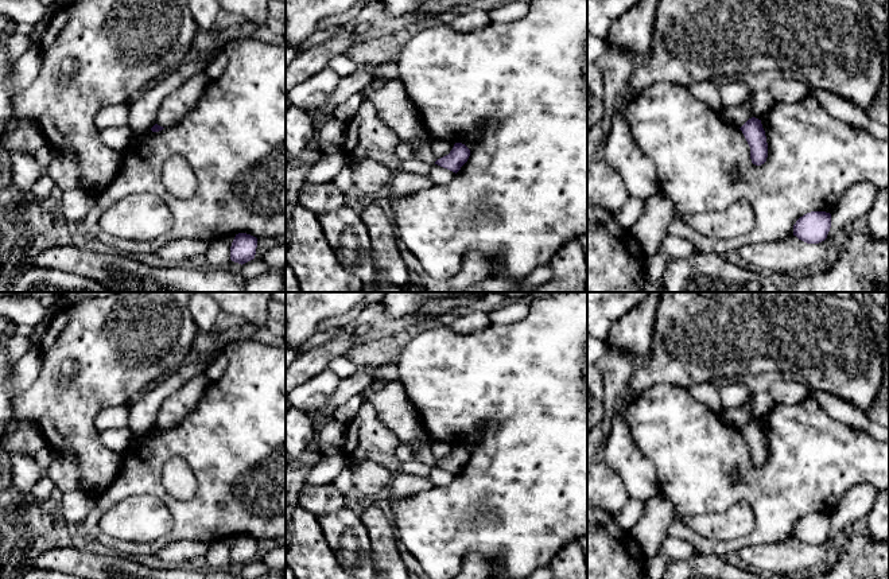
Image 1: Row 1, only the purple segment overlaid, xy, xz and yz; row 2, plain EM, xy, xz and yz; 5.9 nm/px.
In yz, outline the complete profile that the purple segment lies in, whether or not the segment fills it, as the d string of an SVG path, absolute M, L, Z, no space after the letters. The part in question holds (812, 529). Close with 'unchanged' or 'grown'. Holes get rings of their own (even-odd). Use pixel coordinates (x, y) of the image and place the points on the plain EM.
M811 513L796 522L793 526L793 537L807 545L819 545L827 540L830 529L830 514Z | unchanged

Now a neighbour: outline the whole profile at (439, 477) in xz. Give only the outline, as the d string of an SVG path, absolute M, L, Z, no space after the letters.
M434 465L427 477L435 486L444 486L454 479L455 474Z

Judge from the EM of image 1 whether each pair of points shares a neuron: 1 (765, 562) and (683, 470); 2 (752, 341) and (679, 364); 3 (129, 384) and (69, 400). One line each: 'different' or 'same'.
1: different
2: same
3: same

